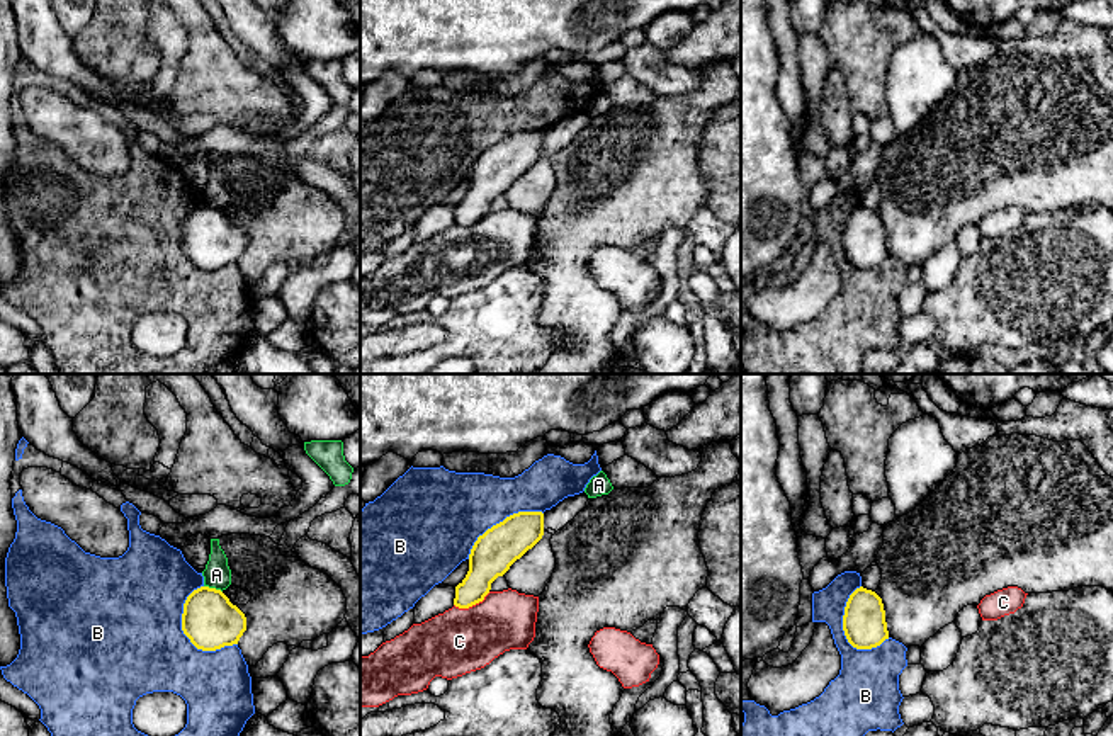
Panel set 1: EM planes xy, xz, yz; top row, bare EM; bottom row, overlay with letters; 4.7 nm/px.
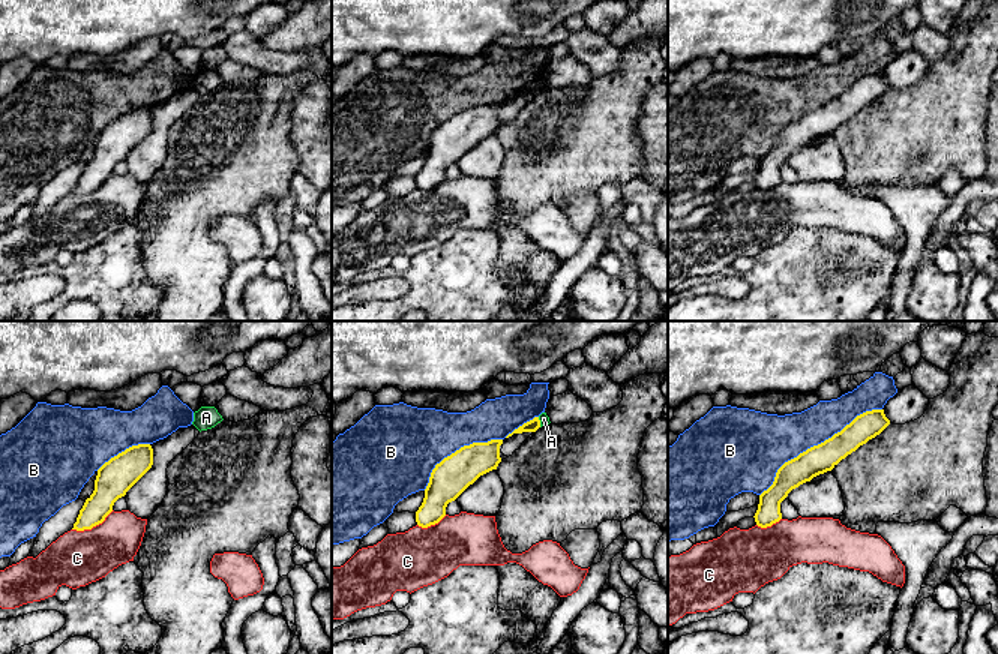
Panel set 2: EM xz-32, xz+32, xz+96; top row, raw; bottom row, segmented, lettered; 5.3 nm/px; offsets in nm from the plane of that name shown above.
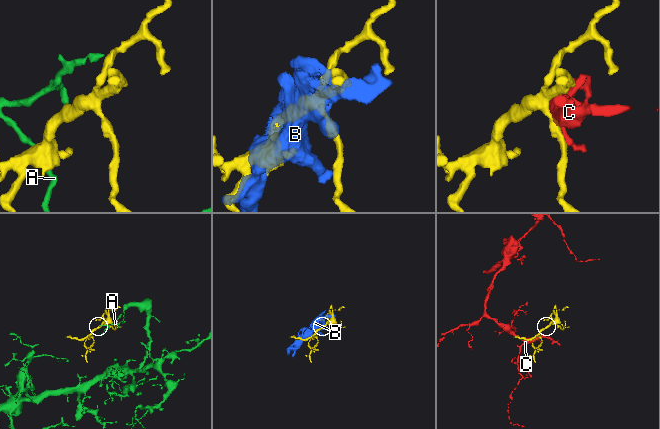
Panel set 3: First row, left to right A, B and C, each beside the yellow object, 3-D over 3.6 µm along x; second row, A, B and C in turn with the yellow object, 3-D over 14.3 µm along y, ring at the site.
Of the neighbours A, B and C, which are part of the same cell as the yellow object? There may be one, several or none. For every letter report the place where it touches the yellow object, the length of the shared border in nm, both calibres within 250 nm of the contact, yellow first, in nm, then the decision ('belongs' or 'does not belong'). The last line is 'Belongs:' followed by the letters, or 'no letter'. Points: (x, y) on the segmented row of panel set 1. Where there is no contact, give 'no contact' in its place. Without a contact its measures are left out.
A: meets yellow in xy at (213, 588); contact 90 nm long; 260 nm thick on the yellow side, 130 nm on the other; does not belong
B: meets yellow in xy at (184, 633); contact 340 nm long; 260 nm thick on the yellow side, 480 nm on the other; does not belong
C: meets yellow in xz at (471, 605); contact 190 nm long; 190 nm thick on the yellow side, 300 nm on the other; does not belong
Belongs: no letter

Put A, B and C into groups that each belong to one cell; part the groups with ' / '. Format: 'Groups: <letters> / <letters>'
Groups: A / B / C

